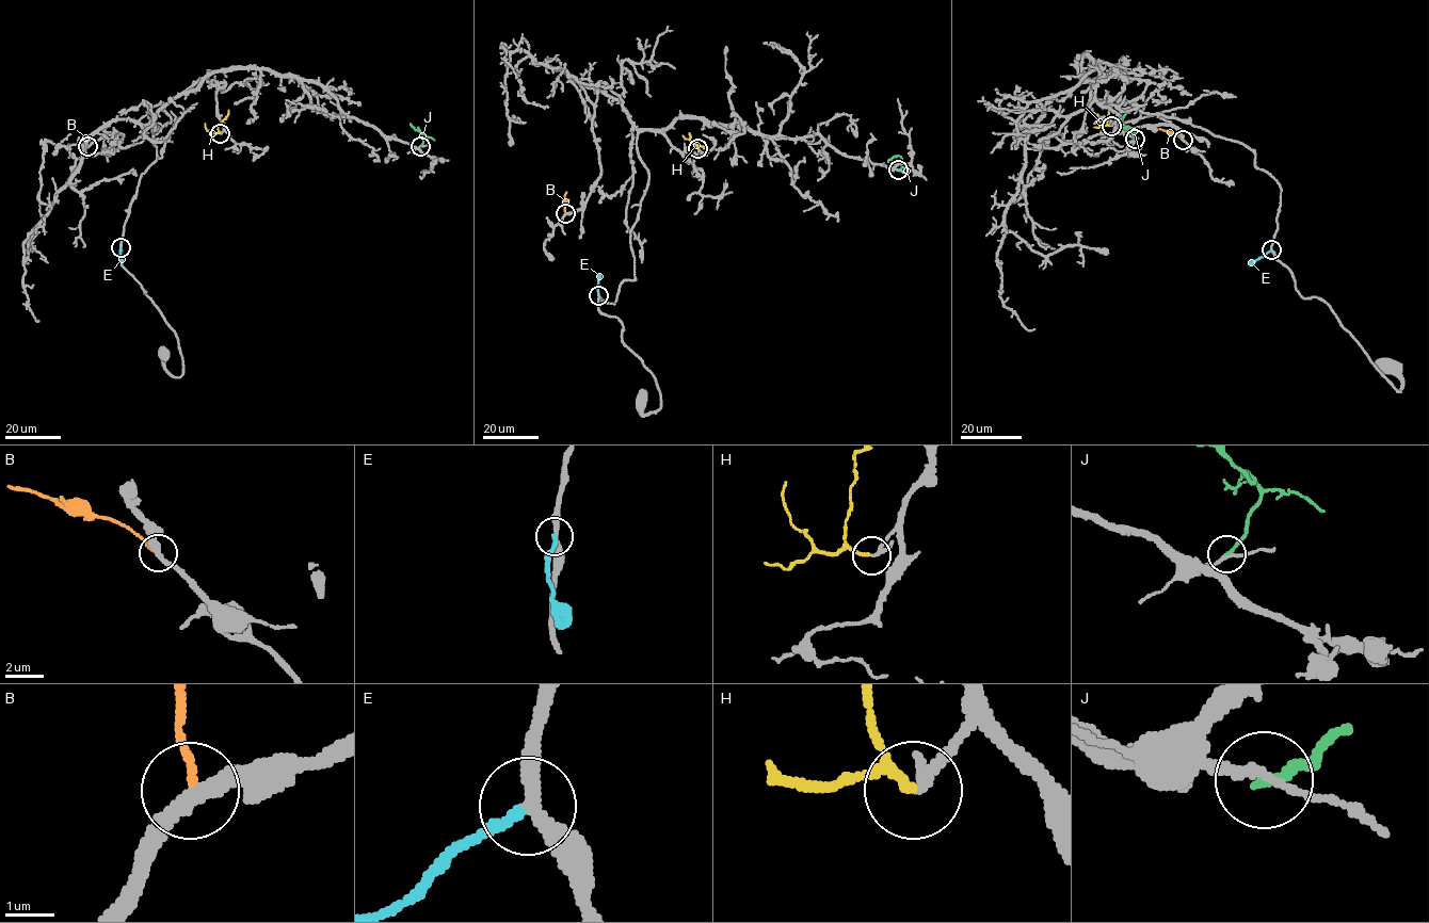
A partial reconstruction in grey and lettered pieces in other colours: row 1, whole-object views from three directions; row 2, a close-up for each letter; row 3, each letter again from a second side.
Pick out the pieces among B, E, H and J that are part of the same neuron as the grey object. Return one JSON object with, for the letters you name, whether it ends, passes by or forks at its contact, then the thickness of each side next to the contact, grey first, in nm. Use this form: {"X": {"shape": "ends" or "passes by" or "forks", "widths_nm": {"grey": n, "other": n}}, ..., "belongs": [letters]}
{"H": {"shape": "ends", "widths_nm": {"grey": 140, "other": 170}}, "belongs": ["H"]}

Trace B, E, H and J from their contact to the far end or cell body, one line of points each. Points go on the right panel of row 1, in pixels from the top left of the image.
B: (1183, 140), (1158, 129)
E: (1271, 251), (1248, 263)
H: (1111, 126), (1107, 124), (1111, 106), (1109, 100)
J: (1135, 140), (1128, 126), (1119, 125), (1126, 114)

